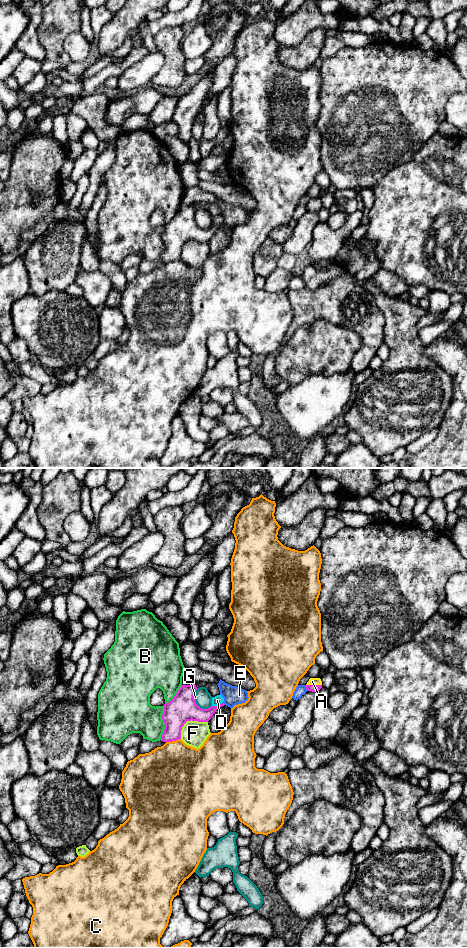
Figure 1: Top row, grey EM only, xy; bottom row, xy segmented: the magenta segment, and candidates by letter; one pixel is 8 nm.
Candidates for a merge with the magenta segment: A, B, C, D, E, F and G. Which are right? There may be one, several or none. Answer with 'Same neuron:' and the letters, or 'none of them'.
Same neuron: A

